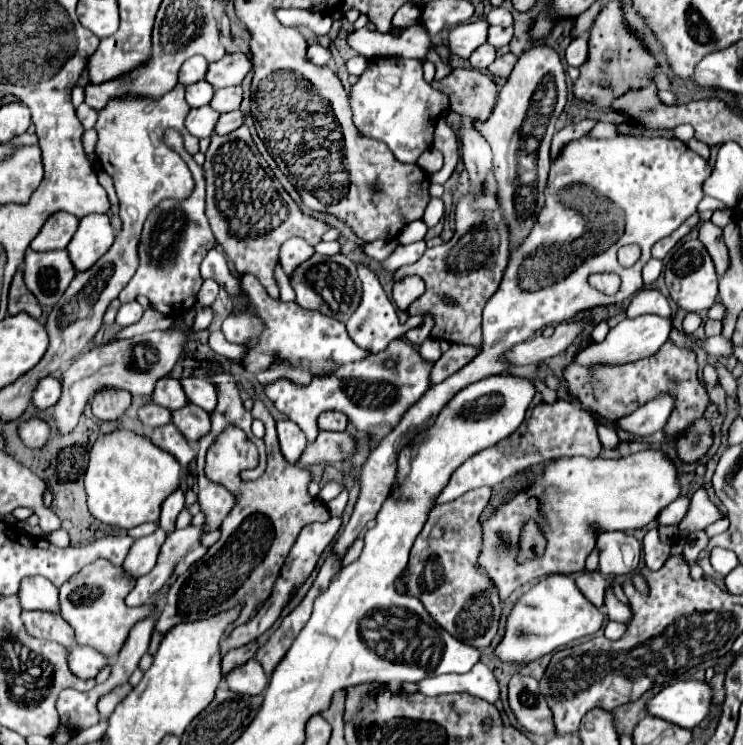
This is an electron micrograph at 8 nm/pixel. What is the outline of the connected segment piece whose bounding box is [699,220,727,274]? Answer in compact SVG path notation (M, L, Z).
M711 220L703 222L699 228L699 240L707 246L711 258L715 262L717 274L723 274L723 270L727 270L727 246L723 242L721 228L715 226Z

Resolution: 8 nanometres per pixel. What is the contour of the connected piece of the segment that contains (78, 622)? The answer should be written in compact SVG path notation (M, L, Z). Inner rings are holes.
M99 560L87 564L79 570L79 574L75 574L75 578L69 578L59 588L59 610L63 620L75 630L77 644L91 646L107 658L113 658L121 650L131 626L153 610L153 606L129 608L125 604L125 596L133 590L133 586L135 578L131 578L121 566Z

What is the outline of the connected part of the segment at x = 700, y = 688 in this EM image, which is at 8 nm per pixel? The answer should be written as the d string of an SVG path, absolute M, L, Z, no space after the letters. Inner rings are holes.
M681 680L667 684L659 694L645 702L649 716L671 724L693 728L711 708L711 686L699 680Z

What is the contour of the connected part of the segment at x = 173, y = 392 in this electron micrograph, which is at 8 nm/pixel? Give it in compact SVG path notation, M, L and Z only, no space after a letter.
M165 376L165 378L157 380L157 384L153 388L153 394L151 394L151 402L159 404L167 410L177 410L179 406L187 404L187 396L183 394L183 388L179 386L179 380Z

